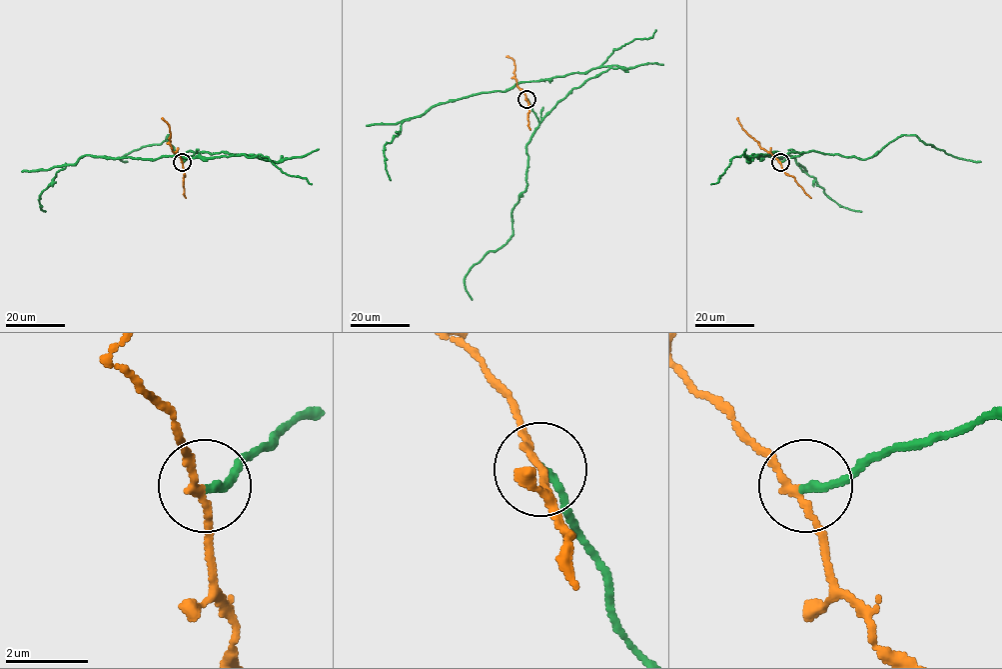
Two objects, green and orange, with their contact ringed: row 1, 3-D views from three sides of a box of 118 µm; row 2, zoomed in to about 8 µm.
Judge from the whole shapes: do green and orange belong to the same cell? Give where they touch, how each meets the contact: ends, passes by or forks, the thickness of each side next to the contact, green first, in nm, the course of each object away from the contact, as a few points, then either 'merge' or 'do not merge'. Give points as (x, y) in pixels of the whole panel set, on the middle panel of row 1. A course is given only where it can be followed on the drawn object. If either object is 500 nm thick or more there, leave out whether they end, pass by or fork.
at (526, 99); green ends there; orange passes by; 180 nm thick on the green side, 160 nm on the other; green runs (527, 99), (540, 122), (573, 88), (618, 66), (431, 106), (403, 123), (385, 145), (391, 180); orange runs (527, 99), (517, 86), (514, 61), (506, 56); do not merge

